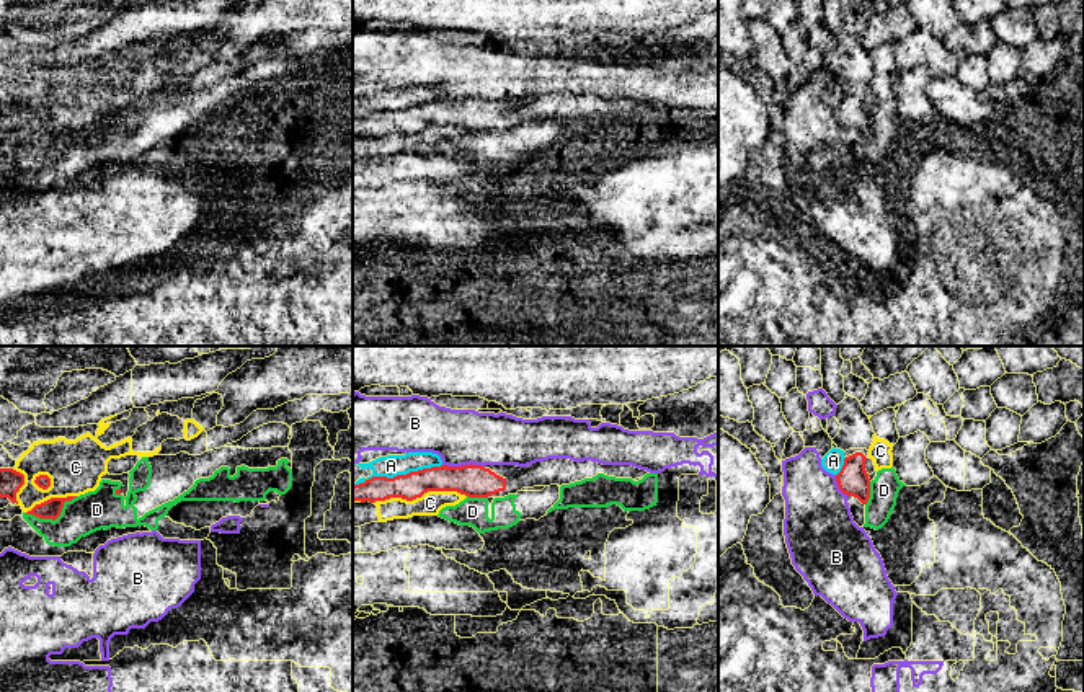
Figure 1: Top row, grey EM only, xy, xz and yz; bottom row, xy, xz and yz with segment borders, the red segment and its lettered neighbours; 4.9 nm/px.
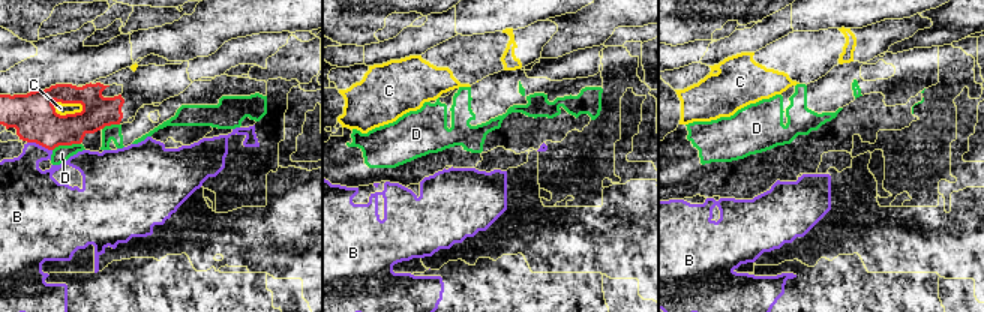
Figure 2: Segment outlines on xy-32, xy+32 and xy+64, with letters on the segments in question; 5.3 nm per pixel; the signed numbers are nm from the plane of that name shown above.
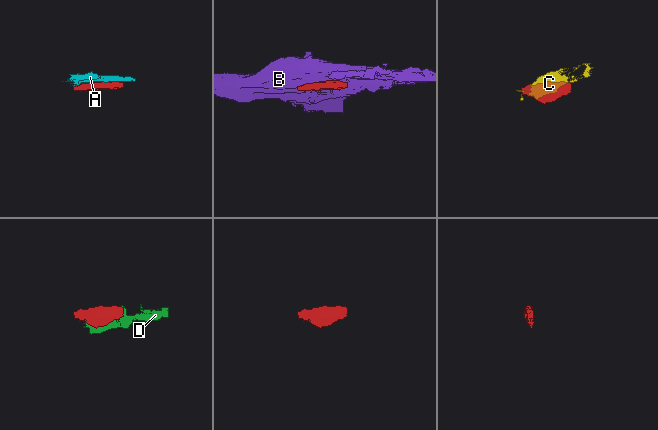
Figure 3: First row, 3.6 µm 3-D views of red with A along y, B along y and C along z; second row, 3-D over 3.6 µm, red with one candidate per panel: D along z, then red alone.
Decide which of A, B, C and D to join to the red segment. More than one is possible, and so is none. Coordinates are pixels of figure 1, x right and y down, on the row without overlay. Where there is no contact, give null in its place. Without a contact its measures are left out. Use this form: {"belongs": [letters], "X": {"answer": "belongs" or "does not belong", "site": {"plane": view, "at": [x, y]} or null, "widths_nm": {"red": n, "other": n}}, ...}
{"belongs": [], "A": {"answer": "does not belong", "site": {"plane": "xz", "at": [397, 110]}, "widths_nm": {"red": 130, "other": 110}}, "B": {"answer": "does not belong", "site": {"plane": "xz", "at": [464, 100]}, "widths_nm": {"red": 160, "other": 280}}, "C": {"answer": "does not belong", "site": {"plane": "xz", "at": [420, 131]}, "widths_nm": {"red": 150, "other": 110}}, "D": {"answer": "does not belong", "site": {"plane": "xy", "at": [54, 154]}, "widths_nm": {"red": 100, "other": 190}}}

